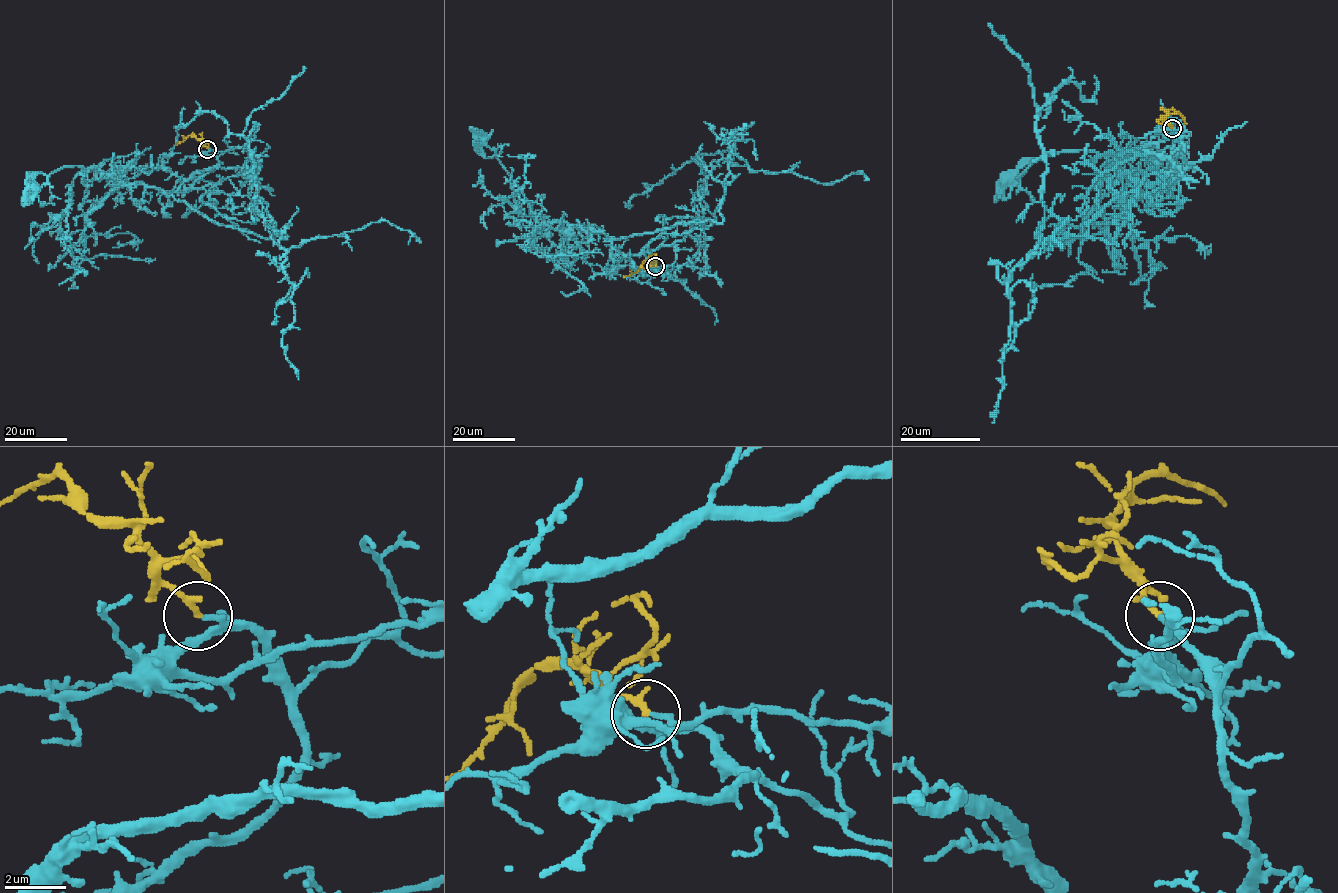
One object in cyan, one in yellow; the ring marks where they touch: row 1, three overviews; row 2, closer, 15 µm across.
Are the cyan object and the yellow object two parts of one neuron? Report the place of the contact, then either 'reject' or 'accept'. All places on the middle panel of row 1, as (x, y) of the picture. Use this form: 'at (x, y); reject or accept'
at (655, 266); accept

